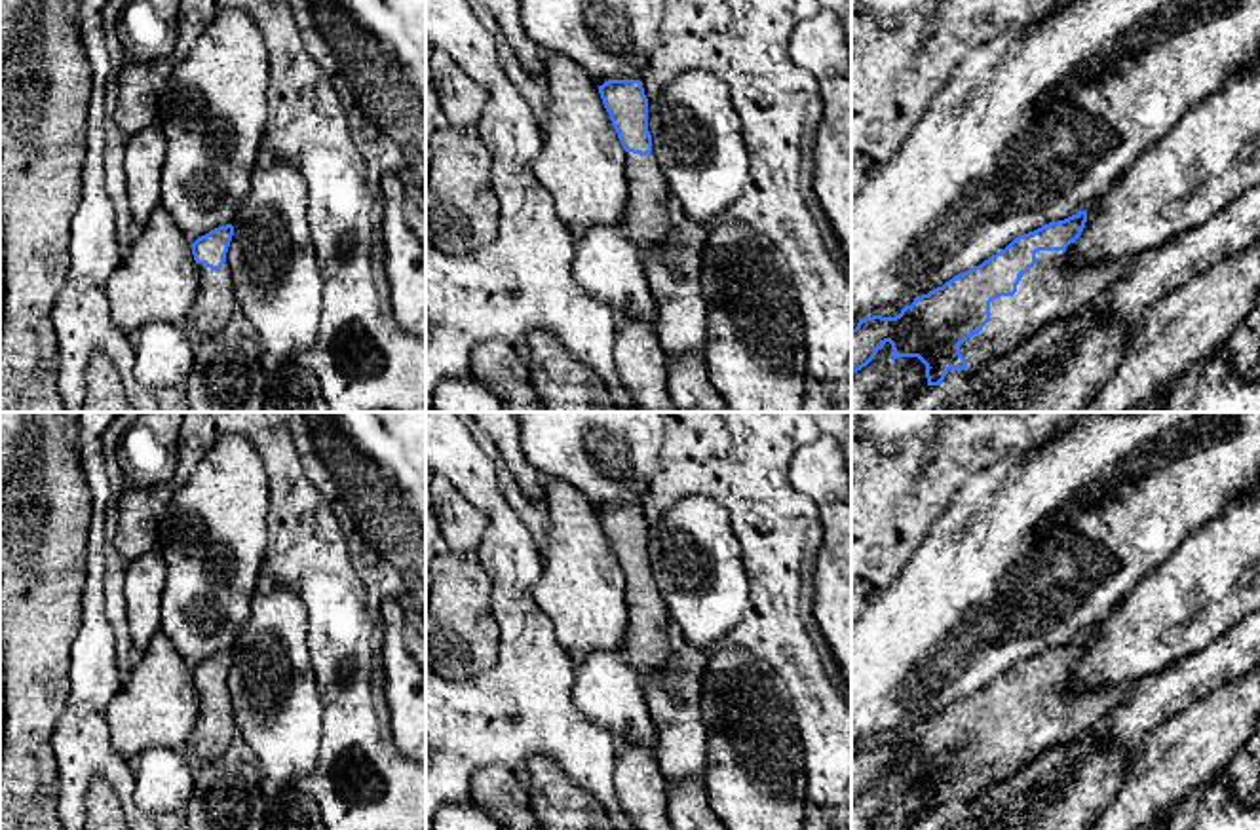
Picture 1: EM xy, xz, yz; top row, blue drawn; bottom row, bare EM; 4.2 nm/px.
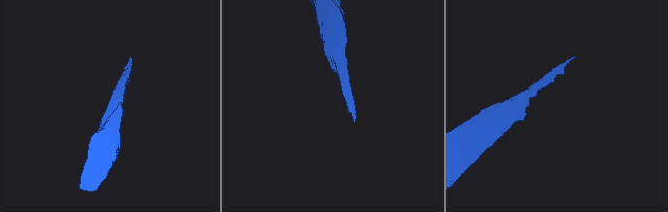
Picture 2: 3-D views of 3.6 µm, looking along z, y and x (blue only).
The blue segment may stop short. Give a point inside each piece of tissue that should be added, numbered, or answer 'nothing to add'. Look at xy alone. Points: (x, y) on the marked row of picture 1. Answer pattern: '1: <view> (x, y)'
1: xy (215, 302)

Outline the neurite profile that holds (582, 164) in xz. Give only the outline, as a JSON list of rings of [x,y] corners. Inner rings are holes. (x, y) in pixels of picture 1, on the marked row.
[[[545,51],[545,123],[532,171],[578,239],[591,226],[623,228],[625,150],[599,85],[572,59]]]

